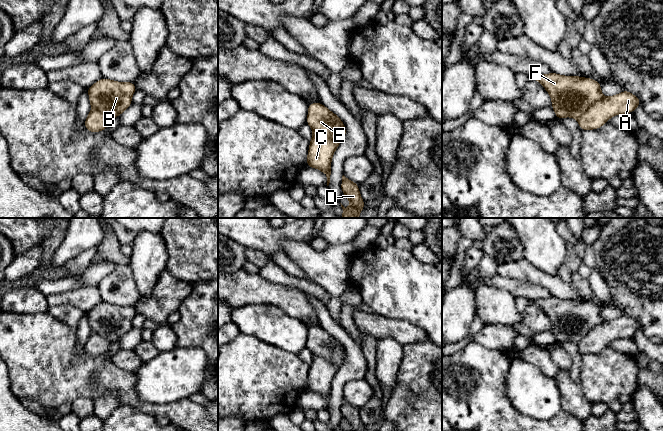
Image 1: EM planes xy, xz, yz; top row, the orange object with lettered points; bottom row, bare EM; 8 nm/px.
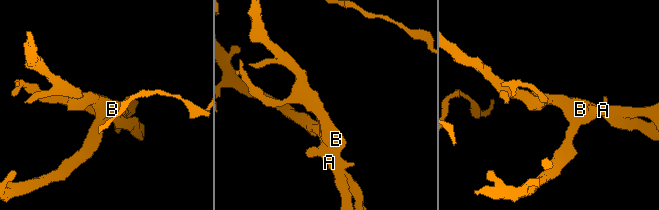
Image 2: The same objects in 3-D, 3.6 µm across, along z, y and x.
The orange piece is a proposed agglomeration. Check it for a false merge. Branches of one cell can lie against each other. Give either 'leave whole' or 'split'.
split

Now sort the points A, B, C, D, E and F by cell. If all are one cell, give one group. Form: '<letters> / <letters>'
A C / B D E F

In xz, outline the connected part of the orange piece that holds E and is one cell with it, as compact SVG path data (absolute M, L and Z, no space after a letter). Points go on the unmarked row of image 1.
M320 326L308 328L306 348L313 355L331 361L338 369L345 363L347 354L343 345Z

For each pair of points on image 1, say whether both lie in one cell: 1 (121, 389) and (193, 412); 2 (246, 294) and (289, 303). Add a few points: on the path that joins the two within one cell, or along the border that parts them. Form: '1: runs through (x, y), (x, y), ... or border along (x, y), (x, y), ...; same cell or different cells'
1: runs through (139, 404), (155, 410), (175, 411); same cell
2: runs through (257, 294), (278, 295); same cell

